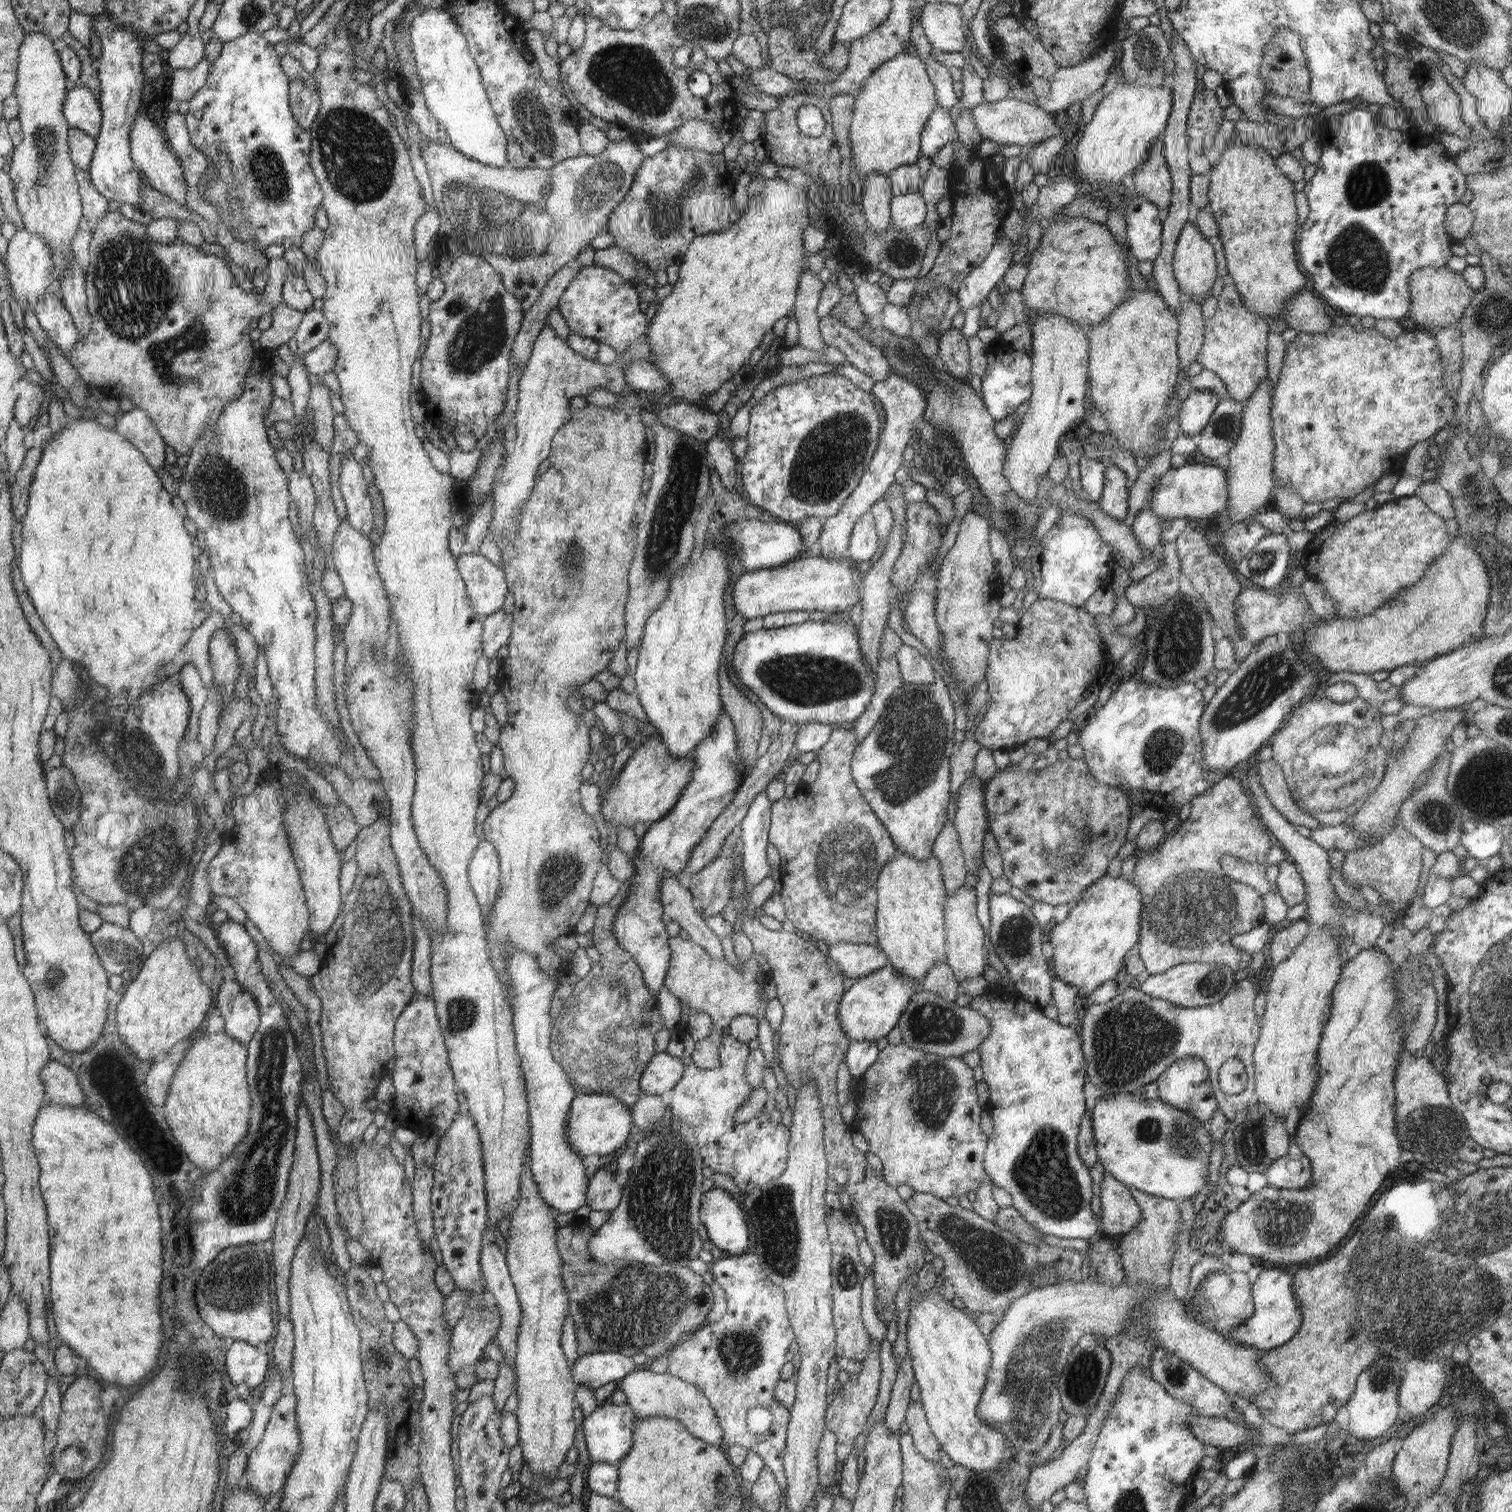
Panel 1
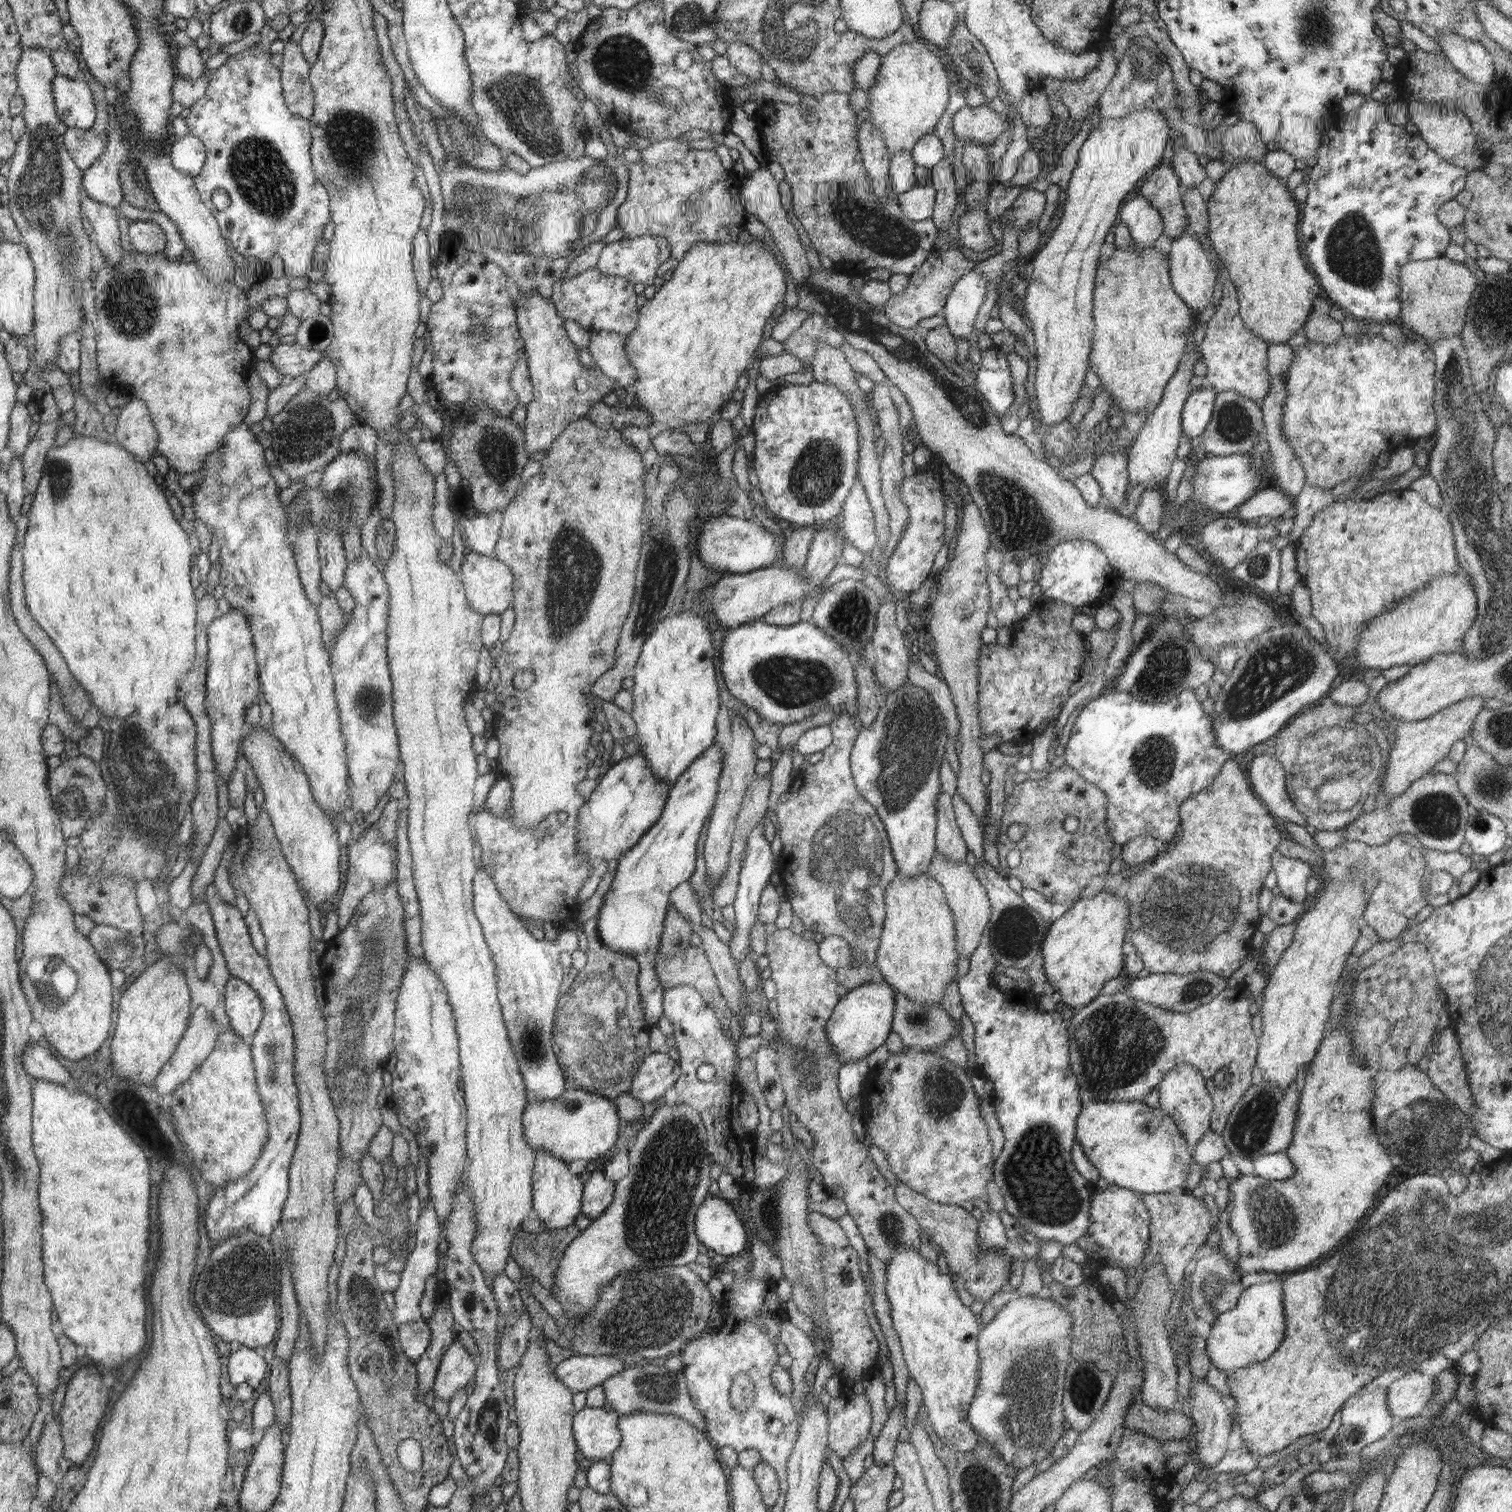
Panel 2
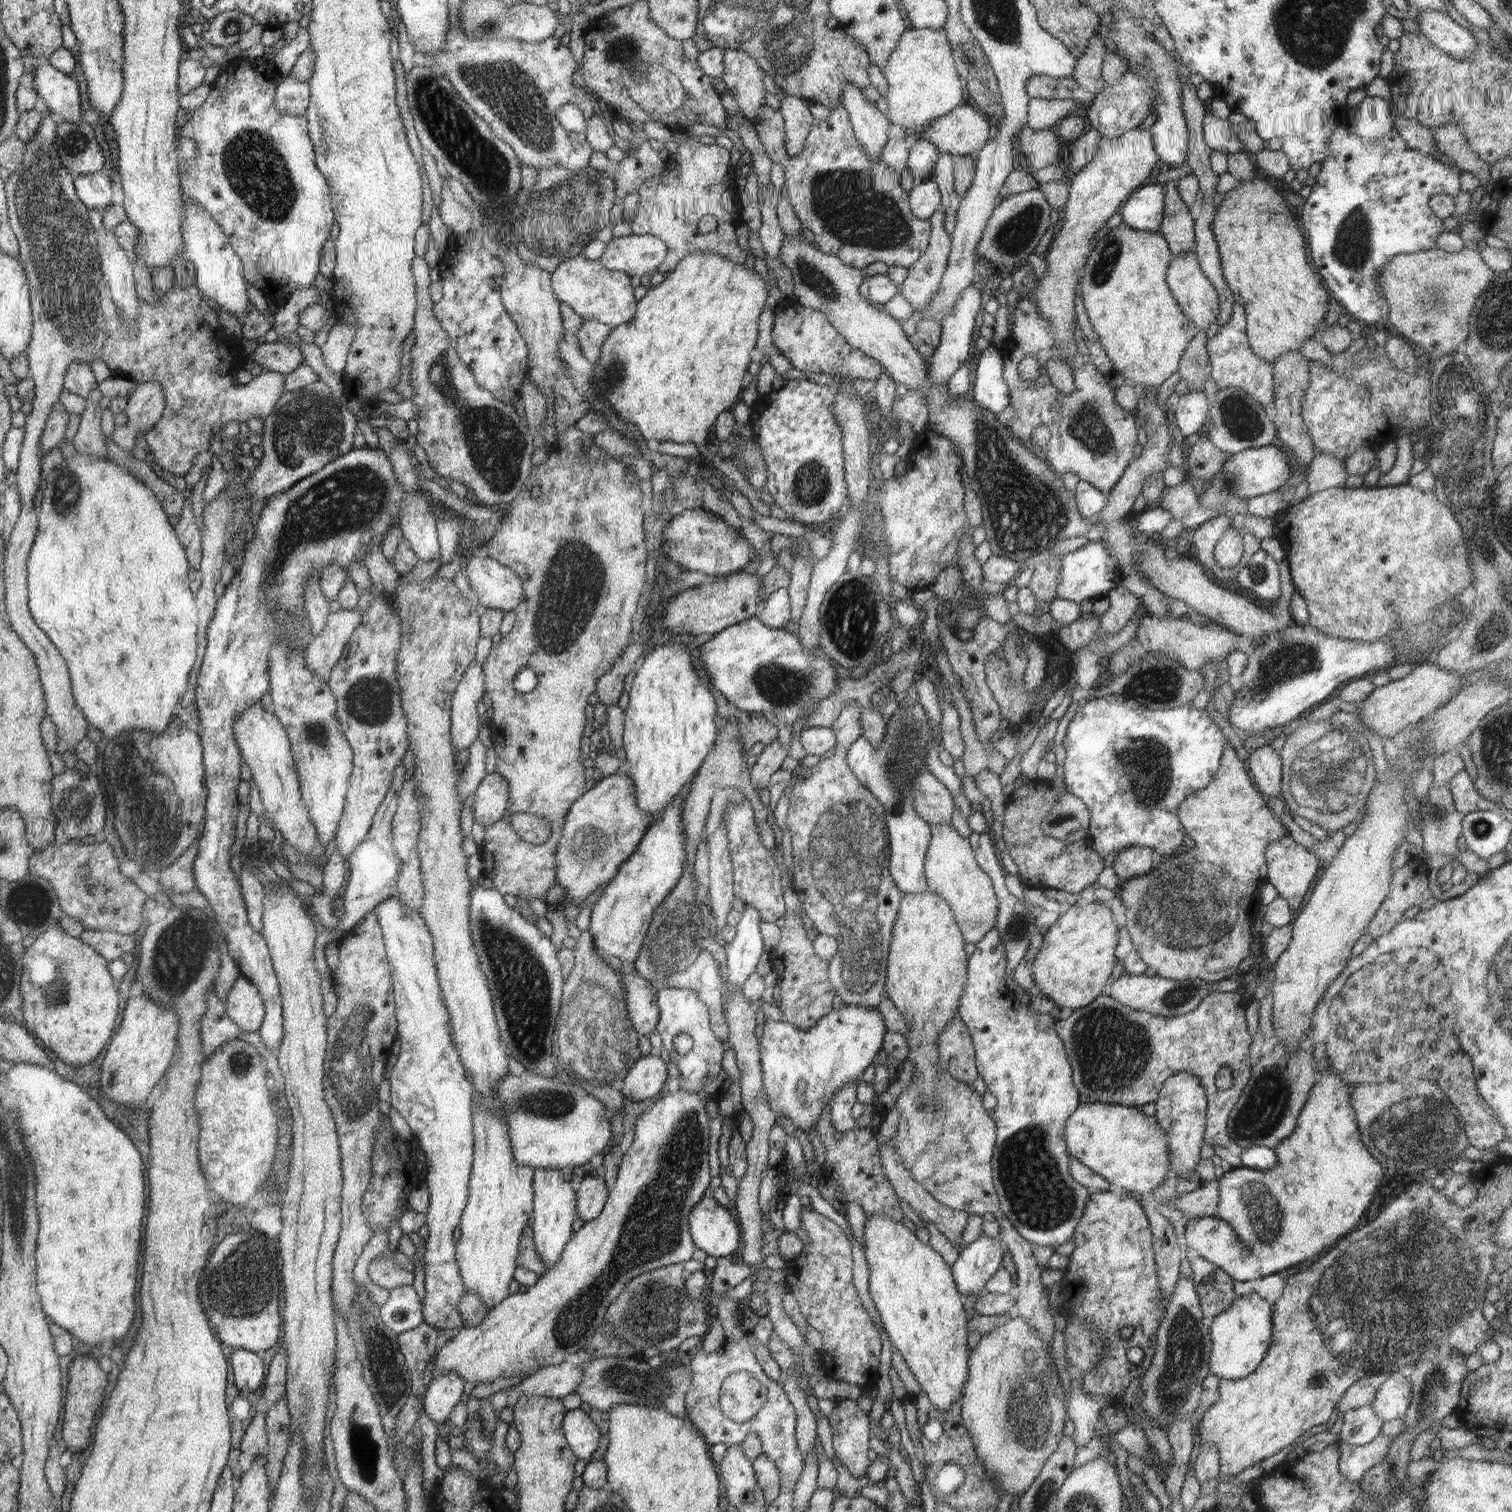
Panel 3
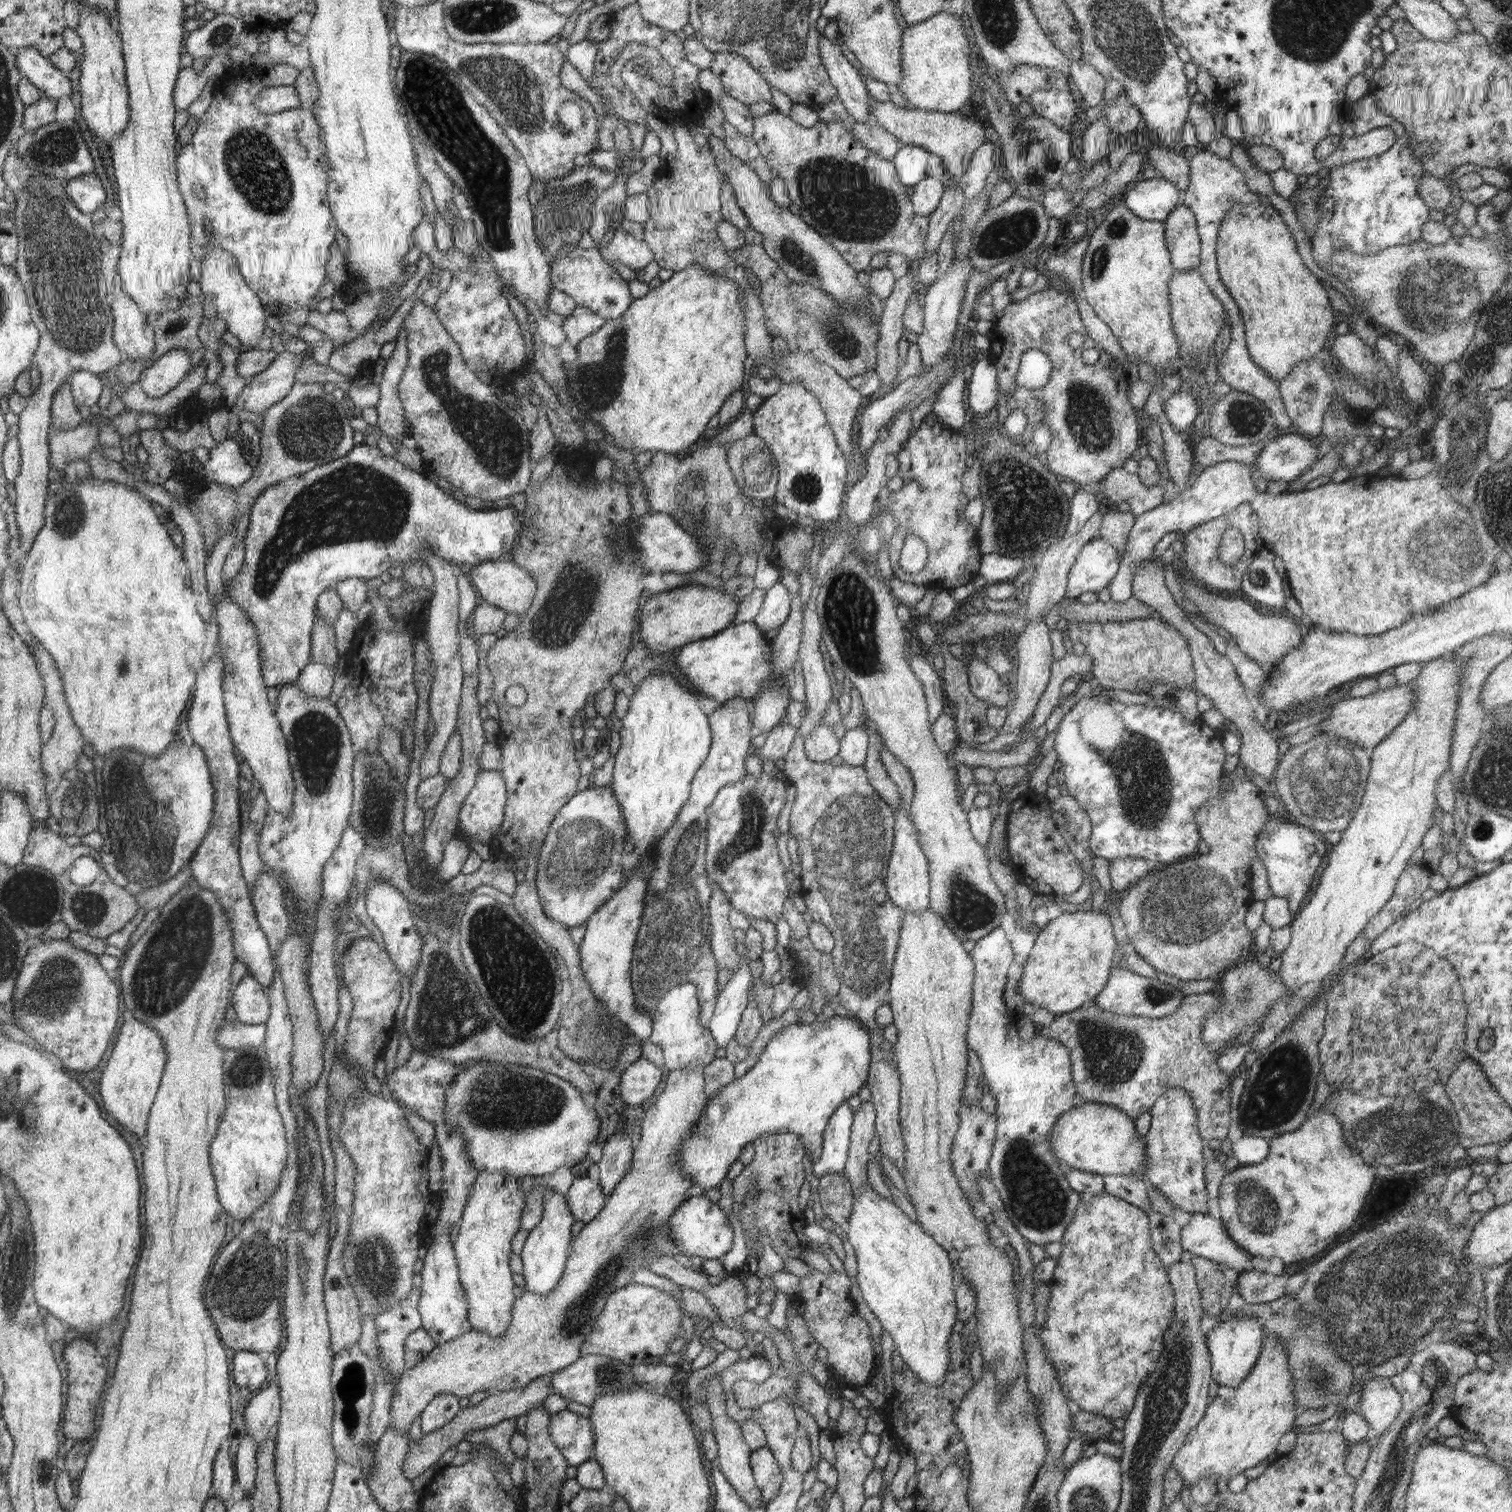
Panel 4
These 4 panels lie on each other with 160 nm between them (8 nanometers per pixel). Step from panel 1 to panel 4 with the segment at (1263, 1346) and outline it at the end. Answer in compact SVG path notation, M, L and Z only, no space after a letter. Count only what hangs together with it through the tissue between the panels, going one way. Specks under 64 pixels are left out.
M1238 1315L1238 1317L1225 1318L1220 1321L1212 1331L1207 1334L1206 1344L1210 1351L1211 1362L1211 1379L1218 1382L1219 1385L1234 1388L1238 1386L1250 1374L1252 1368L1256 1364L1262 1348L1262 1341L1265 1338L1262 1322L1258 1322L1256 1317L1246 1317L1246 1315Z

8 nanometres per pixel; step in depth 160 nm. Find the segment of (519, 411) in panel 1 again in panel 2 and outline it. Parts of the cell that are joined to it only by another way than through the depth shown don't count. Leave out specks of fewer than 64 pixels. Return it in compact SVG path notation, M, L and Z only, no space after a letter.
M520 291L513 300L518 308L517 327L524 338L525 355L527 356L527 367L529 378L533 384L533 399L527 407L527 417L525 420L525 444L530 454L534 452L548 451L553 446L558 436L565 431L573 420L582 419L590 408L597 402L602 401L604 395L608 394L612 388L606 387L604 383L589 374L587 368L582 366L578 359L578 346L570 340L568 330L565 328L565 317L557 311L555 304L546 295L534 291L525 293Z

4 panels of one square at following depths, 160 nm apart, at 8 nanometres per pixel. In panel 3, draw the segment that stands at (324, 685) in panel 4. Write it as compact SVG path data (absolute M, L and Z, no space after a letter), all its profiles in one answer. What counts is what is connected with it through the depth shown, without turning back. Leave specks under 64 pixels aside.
M342 609L335 614L330 612L327 625L322 629L322 633L316 638L312 638L304 651L306 668L313 670L321 680L328 681L332 672L332 667L340 660L343 652L346 650L346 644L353 634L353 630L360 626L363 612L357 609Z

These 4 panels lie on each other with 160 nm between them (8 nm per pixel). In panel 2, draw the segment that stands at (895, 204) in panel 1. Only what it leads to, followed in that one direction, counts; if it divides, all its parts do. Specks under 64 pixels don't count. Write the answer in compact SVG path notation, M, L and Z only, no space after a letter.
M930 182L924 186L914 186L897 195L906 216L913 221L930 220L935 205L936 189Z

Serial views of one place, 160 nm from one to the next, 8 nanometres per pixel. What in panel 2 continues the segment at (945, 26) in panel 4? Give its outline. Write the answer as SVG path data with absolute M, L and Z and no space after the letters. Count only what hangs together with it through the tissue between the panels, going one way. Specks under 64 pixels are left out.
M916 39L895 46L881 57L876 78L874 87L868 90L868 122L882 132L890 156L898 150L911 152L918 141L935 130L946 113L948 89L954 78L951 68L942 52L930 48L926 40Z

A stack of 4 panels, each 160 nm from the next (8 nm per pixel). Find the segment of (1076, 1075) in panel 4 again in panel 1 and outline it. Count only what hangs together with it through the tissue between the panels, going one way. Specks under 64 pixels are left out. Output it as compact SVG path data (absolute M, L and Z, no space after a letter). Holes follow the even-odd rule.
M1253 978L1236 979L1232 988L1218 1002L1202 1005L1198 1008L1182 1008L1167 1000L1160 1000L1153 996L1144 994L1136 984L1130 984L1132 988L1124 988L1124 992L1106 1003L1090 1005L1081 1020L1080 1035L1084 1054L1085 1068L1088 1072L1088 1081L1092 1082L1101 1096L1134 1093L1140 1091L1144 1086L1155 1082L1166 1068L1180 1059L1196 1057L1202 1059L1211 1076L1211 1086L1217 1108L1226 1114L1228 1122L1235 1124L1243 1111L1248 1109L1248 1102L1255 1100L1254 1064L1253 1053L1257 1040L1260 1036L1261 1020L1256 1015L1255 998L1258 993L1258 985ZM1238 1058L1246 1066L1249 1080L1246 1089L1238 1095L1229 1096L1219 1088L1218 1073L1222 1065L1230 1059Z

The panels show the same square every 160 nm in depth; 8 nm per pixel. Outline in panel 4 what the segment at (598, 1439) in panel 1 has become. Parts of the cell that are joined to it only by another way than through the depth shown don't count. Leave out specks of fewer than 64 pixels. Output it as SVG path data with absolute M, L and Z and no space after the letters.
M568 1409L557 1412L550 1419L549 1433L569 1466L578 1466L595 1455L593 1446L596 1434L593 1432L593 1423L589 1417Z

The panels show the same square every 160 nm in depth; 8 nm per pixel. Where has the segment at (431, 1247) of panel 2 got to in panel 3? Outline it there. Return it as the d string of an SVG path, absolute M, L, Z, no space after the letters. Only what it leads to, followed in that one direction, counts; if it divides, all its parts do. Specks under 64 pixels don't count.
M404 1284L389 1289L389 1298L385 1307L380 1308L379 1315L386 1328L398 1336L423 1322L422 1305L413 1285Z

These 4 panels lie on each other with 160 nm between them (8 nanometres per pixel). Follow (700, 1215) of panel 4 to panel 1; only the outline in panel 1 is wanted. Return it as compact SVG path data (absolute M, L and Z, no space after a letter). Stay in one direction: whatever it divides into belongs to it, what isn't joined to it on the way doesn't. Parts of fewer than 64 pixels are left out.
M715 1187L706 1192L706 1195L701 1197L701 1221L705 1224L707 1238L709 1238L709 1246L716 1245L724 1255L744 1254L748 1248L748 1224L744 1222L744 1213L740 1204L732 1198L732 1194L726 1190L716 1189Z

